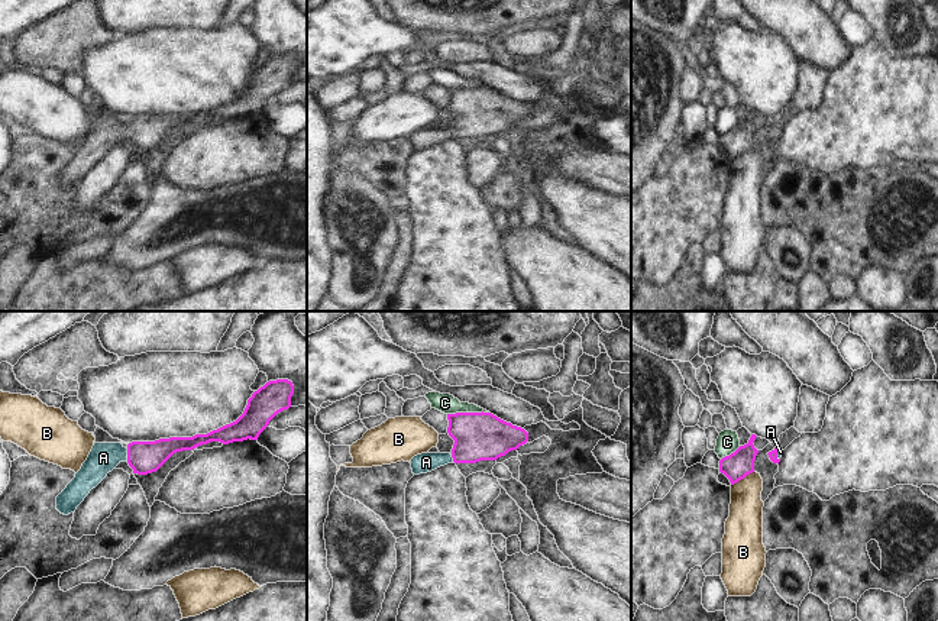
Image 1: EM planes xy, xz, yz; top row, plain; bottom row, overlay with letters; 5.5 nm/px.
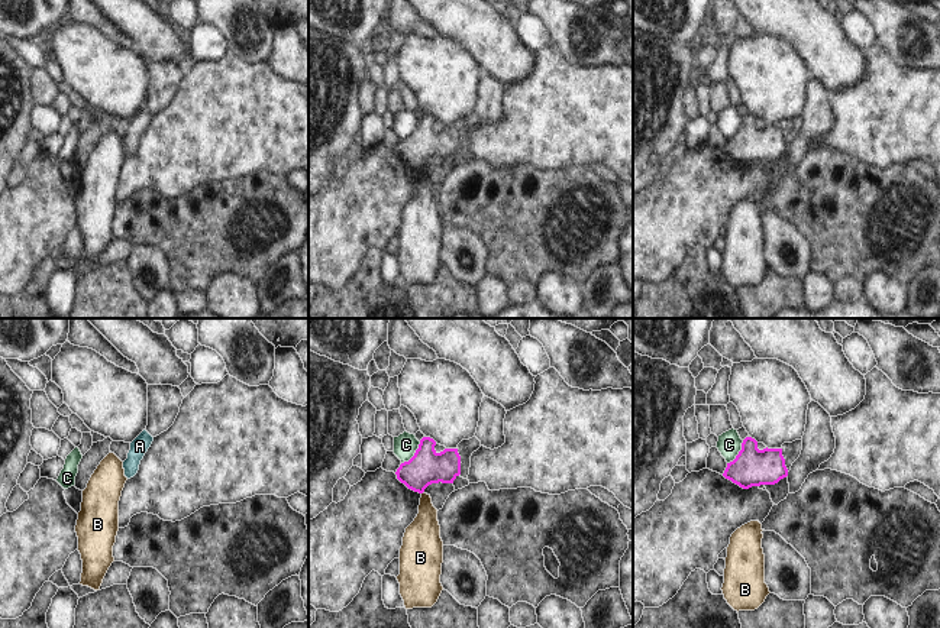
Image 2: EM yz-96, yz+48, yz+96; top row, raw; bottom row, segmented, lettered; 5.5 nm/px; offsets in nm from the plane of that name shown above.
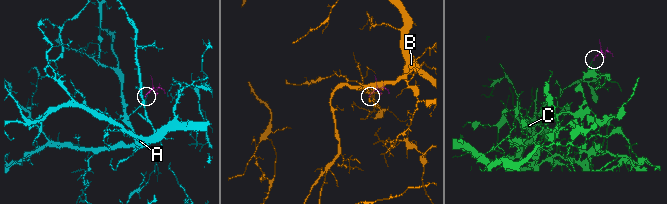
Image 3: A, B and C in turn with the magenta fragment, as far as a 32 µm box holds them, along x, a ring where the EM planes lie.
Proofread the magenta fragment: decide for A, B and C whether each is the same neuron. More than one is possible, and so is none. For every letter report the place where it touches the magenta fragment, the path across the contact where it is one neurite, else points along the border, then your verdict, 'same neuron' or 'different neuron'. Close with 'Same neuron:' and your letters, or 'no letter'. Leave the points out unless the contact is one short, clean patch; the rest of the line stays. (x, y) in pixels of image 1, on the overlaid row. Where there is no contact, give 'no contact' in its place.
A: contact xy (128, 455); way xy (144, 458), (128, 455), (107, 455), (103, 458); same neuron
B: contact yz (741, 478); border yz (753, 471), (731, 485); different neuron
C: contact xz (468, 413); different neuron
Same neuron: A

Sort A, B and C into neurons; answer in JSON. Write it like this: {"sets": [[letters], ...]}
{"sets": [["A"], ["B"], ["C"]]}

